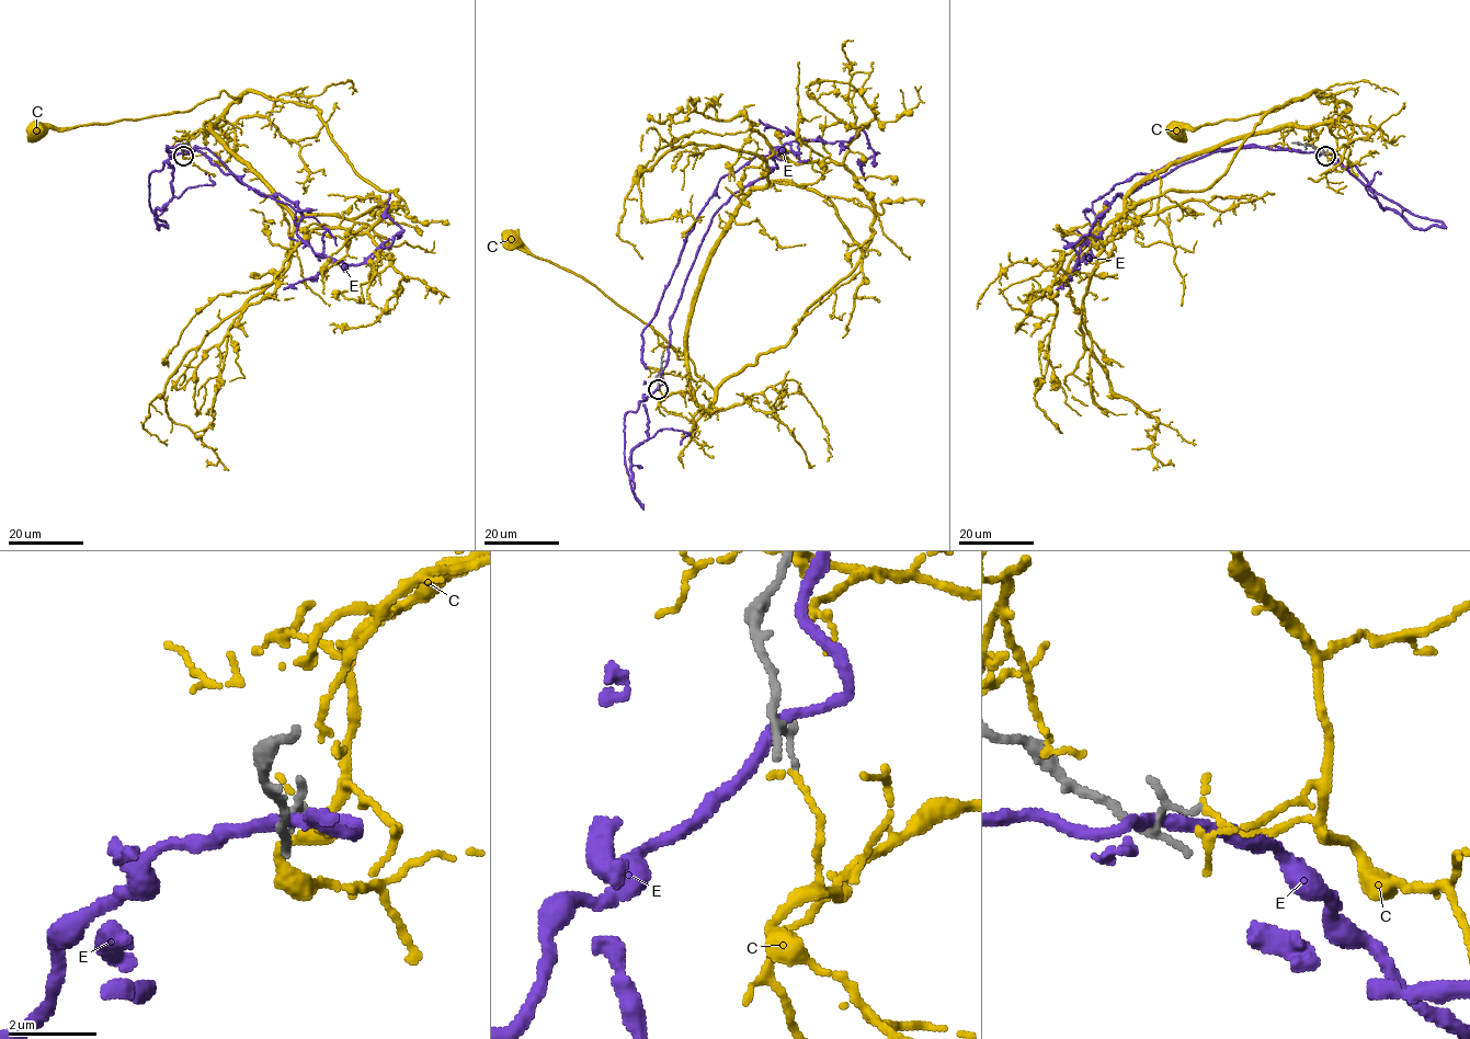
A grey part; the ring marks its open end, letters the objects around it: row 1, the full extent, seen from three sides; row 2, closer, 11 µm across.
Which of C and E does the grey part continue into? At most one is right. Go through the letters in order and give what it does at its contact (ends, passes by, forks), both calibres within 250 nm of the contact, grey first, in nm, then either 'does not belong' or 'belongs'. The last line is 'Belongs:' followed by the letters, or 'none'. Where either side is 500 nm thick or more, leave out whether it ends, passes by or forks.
C: it ends | 100/160 nm | does not belong
E: it passes by | 280/280 nm | does not belong
Belongs: none

